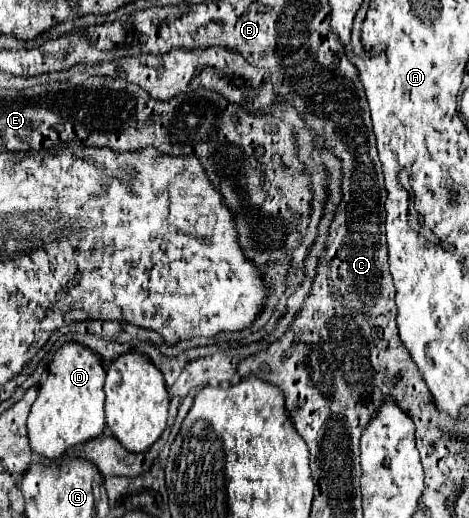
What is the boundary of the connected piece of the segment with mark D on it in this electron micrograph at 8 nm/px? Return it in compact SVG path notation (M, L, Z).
M69 342L69 344L61 346L55 352L55 356L53 356L53 360L49 364L49 376L41 384L39 396L37 396L35 404L31 406L31 412L29 412L27 434L29 434L31 450L41 454L41 456L45 456L45 458L59 458L67 448L101 436L103 430L105 430L105 414L103 414L105 392L103 392L103 382L105 382L105 370L101 366L101 358L95 352L91 352L89 348L85 348L85 346L77 344L77 342Z

